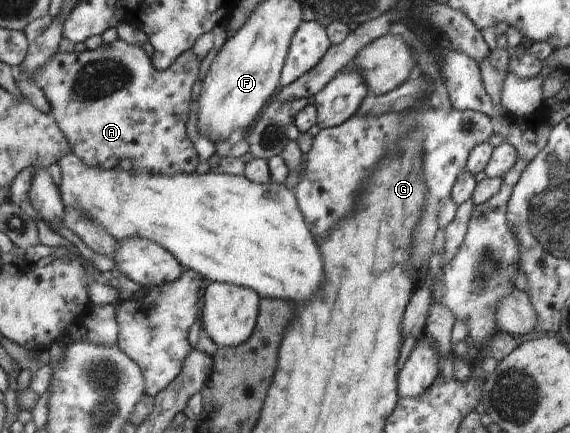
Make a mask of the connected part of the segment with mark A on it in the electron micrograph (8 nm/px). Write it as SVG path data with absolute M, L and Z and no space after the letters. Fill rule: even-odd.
M117 38L110 44L102 43L98 48L94 50L85 50L83 52L57 52L40 70L35 73L33 81L39 89L45 92L46 98L49 100L52 110L51 114L54 115L56 122L61 127L61 131L68 138L68 142L72 144L72 152L84 160L89 167L97 167L100 163L107 161L109 157L120 157L125 159L131 157L133 159L132 165L133 172L157 172L158 174L175 175L180 173L195 172L198 165L197 152L189 140L187 133L185 132L185 125L189 119L189 105L191 105L192 94L195 89L193 83L197 81L199 75L201 59L192 53L191 50L183 52L171 65L164 70L157 69L151 61L151 58L147 56L144 48L136 44L129 44L125 40Z

